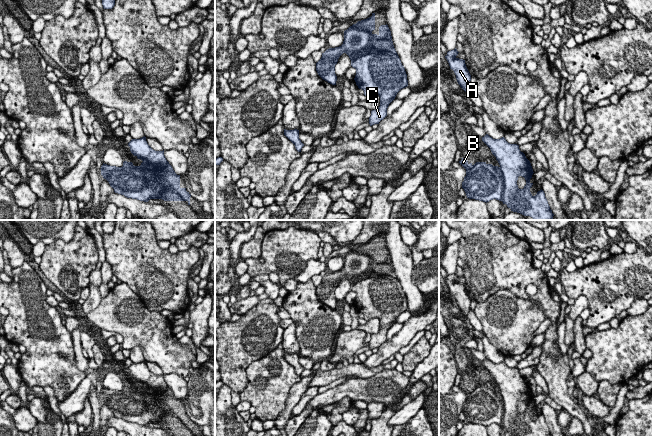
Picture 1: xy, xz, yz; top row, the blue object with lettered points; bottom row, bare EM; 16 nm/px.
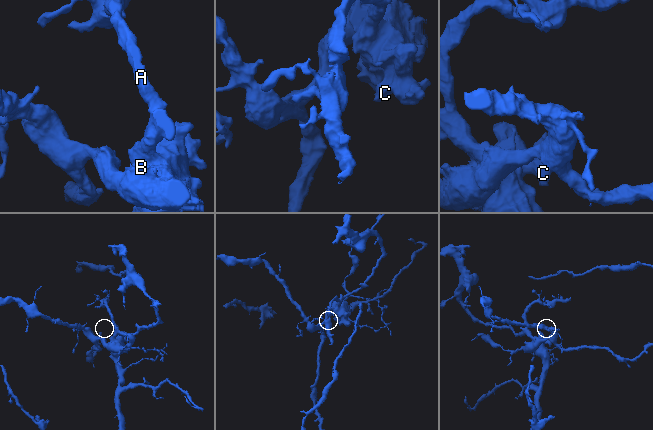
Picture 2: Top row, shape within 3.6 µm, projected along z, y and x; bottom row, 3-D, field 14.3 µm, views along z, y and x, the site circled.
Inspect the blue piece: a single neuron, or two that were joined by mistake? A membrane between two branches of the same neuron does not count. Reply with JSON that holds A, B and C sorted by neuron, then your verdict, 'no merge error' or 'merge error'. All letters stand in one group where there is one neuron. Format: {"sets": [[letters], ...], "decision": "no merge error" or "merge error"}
{"sets": [["A", "C"], ["B"]], "decision": "merge error"}

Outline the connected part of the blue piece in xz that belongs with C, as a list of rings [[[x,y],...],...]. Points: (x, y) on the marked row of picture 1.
[[[371,40],[370,48],[357,52],[360,56],[351,61],[356,69],[355,82],[364,95],[377,94],[380,106],[371,111],[370,126],[379,124],[387,116],[387,108],[397,93],[408,86],[407,74],[396,50],[378,48],[378,41]]]

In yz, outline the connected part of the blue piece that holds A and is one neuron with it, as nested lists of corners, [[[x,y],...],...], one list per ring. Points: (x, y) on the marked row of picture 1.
[[[455,48],[454,50],[448,51],[445,58],[449,63],[450,69],[454,71],[458,84],[467,92],[471,84],[471,75],[466,67],[465,60],[456,57],[458,53]]]

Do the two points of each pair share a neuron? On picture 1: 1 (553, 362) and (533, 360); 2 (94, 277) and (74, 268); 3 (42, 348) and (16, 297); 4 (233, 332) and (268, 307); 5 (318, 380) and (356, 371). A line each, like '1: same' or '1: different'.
1: different
2: different
3: same
4: same
5: same

